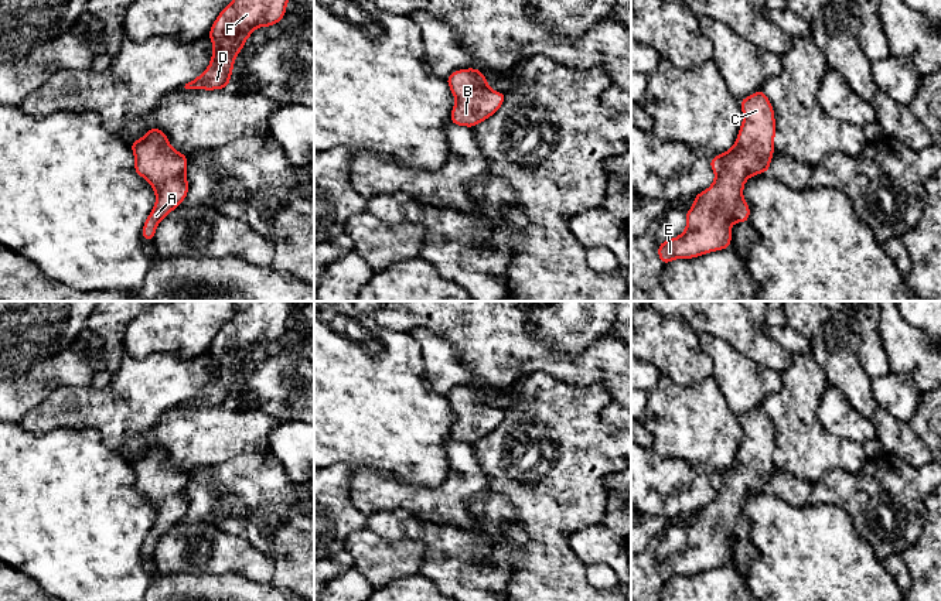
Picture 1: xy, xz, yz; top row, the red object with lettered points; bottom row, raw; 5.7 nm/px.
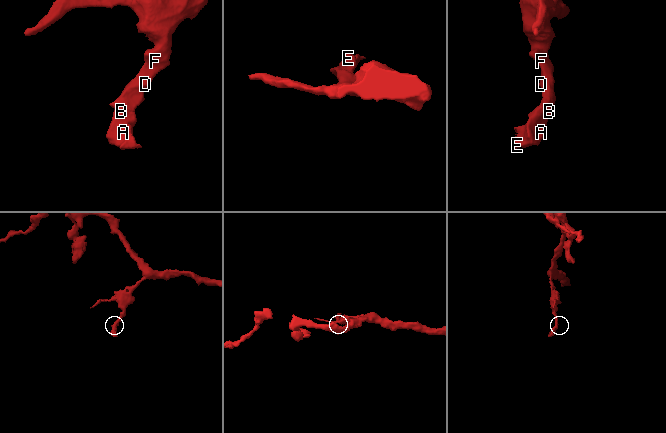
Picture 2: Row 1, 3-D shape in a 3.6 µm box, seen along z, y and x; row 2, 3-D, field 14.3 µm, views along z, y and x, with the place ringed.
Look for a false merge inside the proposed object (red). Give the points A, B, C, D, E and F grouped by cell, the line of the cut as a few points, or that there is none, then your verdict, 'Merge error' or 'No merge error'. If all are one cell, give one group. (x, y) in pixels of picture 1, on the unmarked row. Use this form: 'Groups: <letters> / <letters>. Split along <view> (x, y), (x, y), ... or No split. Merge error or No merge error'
Groups: A B C D E F. No split. No merge error

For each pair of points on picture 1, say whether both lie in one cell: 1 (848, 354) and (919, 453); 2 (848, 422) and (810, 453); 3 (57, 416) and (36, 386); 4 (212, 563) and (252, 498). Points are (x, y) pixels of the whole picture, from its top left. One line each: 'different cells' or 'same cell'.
1: same cell
2: different cells
3: different cells
4: different cells

